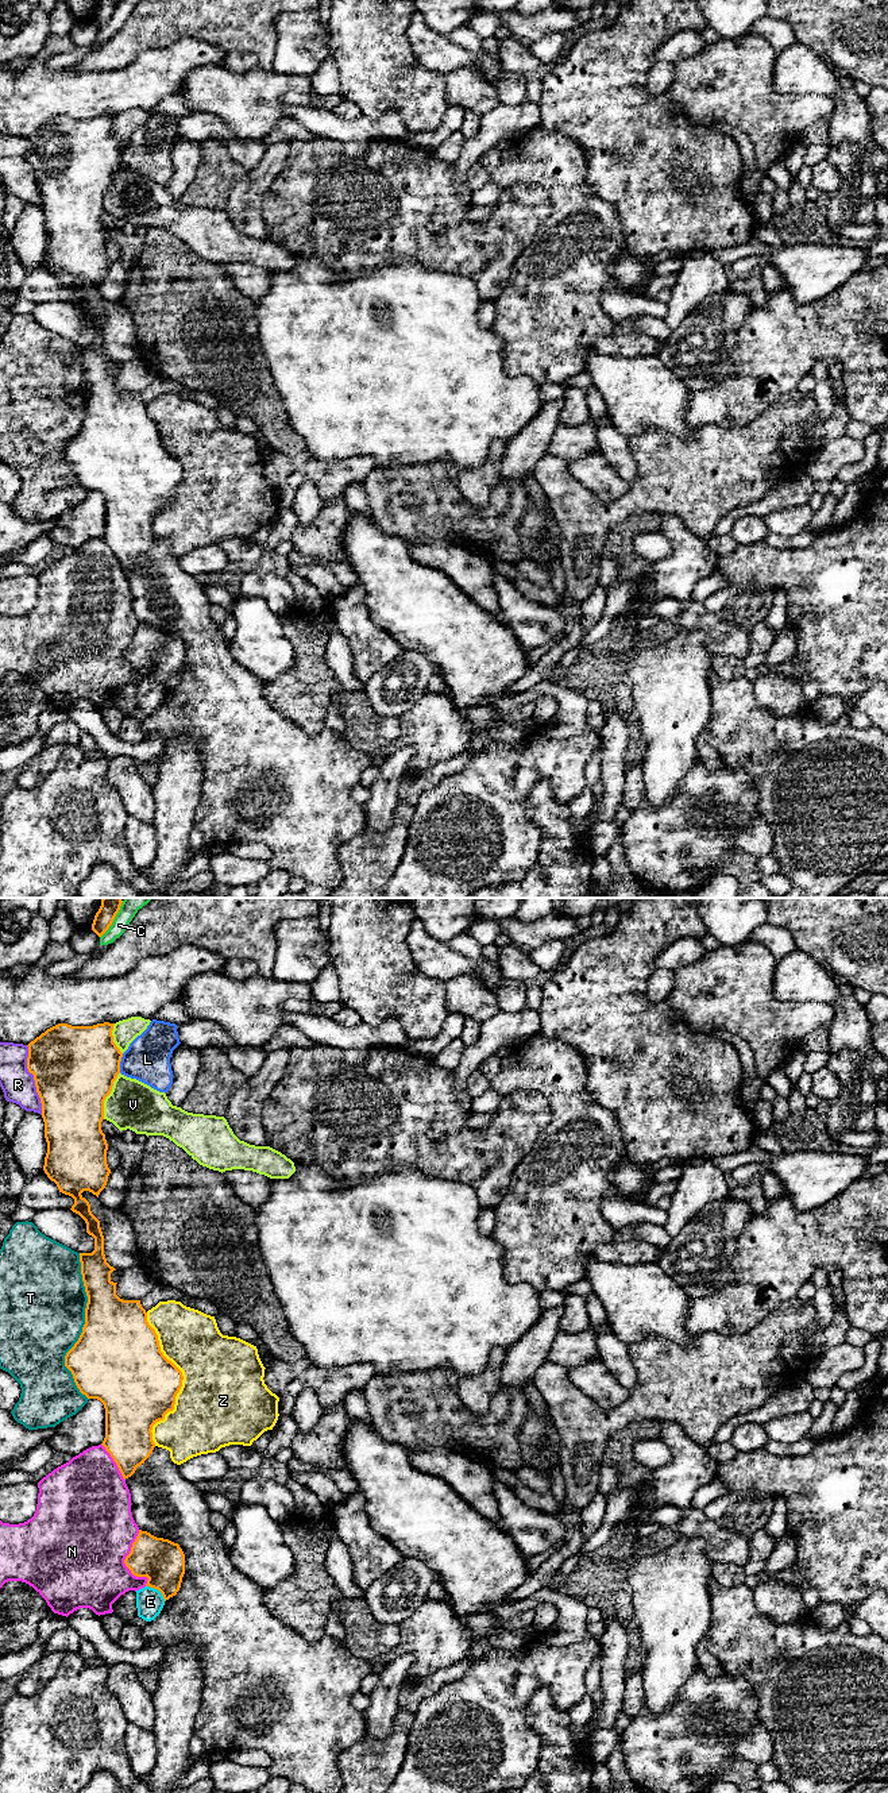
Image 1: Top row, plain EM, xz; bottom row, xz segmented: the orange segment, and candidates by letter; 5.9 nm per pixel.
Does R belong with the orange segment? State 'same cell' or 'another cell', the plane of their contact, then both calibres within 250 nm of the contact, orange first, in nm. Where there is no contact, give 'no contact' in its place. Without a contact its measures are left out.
another cell; contact in xz; calibres 500 and 200 nm

